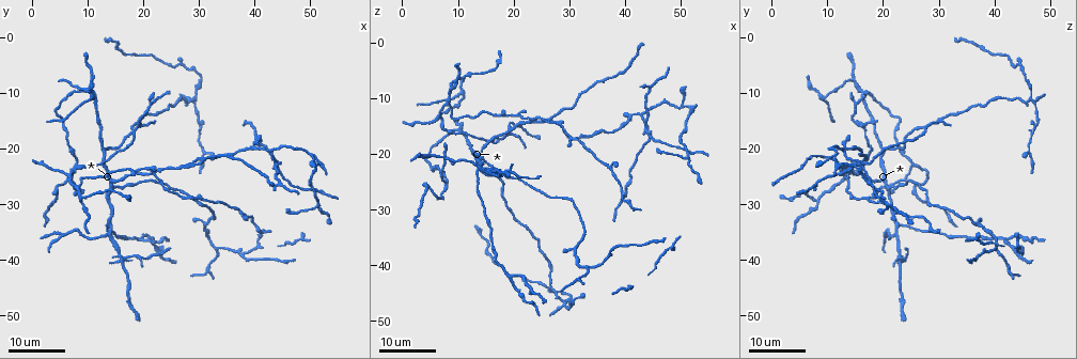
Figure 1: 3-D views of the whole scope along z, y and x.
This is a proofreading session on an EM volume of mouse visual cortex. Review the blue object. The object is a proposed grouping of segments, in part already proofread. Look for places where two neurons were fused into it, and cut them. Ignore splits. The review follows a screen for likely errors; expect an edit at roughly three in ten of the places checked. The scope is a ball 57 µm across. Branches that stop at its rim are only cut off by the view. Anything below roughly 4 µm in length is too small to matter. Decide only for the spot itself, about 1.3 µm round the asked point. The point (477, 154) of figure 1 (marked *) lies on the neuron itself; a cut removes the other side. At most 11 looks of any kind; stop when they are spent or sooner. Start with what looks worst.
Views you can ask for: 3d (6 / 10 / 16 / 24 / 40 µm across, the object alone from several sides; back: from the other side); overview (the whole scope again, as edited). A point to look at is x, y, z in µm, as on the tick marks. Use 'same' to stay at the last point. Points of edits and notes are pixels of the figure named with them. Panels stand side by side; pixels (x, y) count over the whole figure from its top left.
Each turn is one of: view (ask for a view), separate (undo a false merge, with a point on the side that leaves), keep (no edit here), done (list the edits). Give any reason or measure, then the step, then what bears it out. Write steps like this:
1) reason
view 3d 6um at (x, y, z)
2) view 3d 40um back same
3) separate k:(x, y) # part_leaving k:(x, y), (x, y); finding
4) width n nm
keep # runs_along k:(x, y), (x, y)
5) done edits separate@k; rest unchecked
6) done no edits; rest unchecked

four arms meet
view 3d 16um at (22.0, 24.0, 14.0)

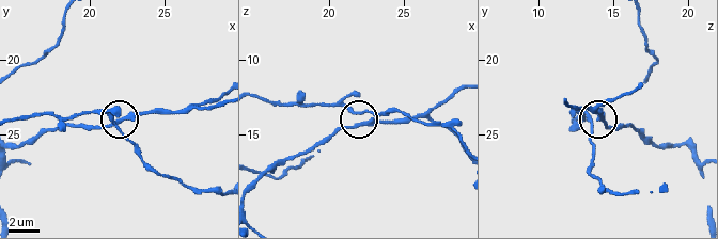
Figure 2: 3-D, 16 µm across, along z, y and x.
view 3d 6um at (22.2, 24.0, 14.2)

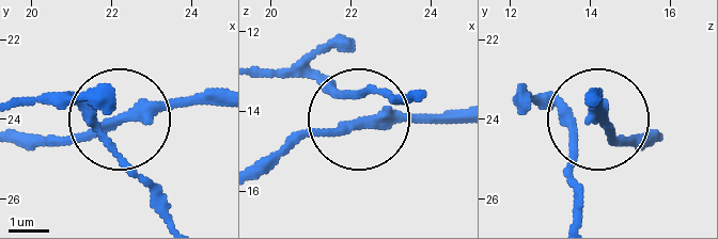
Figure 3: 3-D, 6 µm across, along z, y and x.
arms 4
keep # runs_along 3:(25, 137), (87, 137), (127, 116), (219, 107); all the same neuron

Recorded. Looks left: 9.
branch point
view 3d 16um at (8.0, 27.0, 11.0)

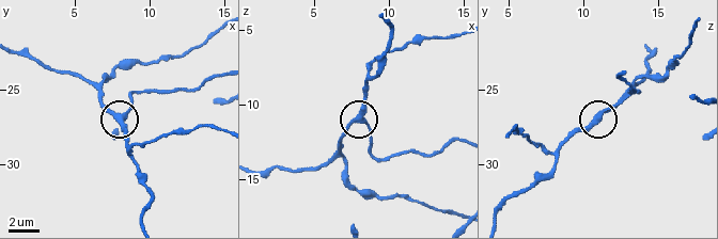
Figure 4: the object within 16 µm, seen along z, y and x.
view 3d 6um at (7.8, 27.2, 10.8)

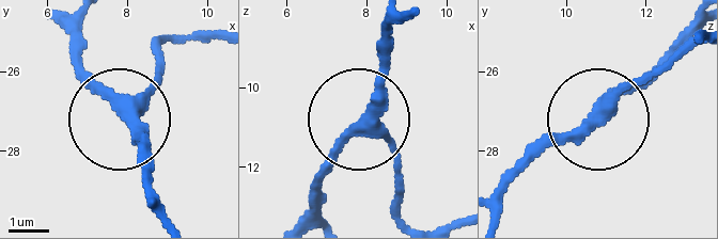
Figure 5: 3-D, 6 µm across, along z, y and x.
width 320 nm
keep # runs_along 5:(403, 219), (396, 158), (365, 117), (389, 18); continuous, no second neuron

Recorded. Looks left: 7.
three arms meet
view 3d 24um at (42.0, 20.0, 13.0)

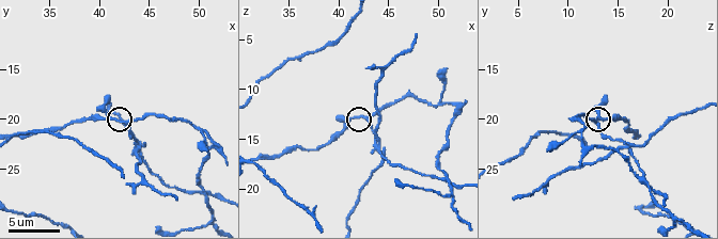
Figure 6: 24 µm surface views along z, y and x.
view 3d 10um at (42.2, 20.4, 12.6)

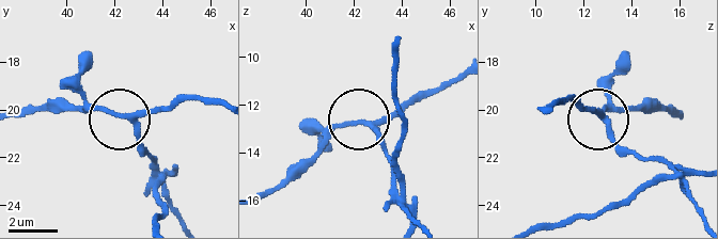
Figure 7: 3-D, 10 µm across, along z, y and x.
other side
view 3d 10um back at (42.2, 20.2, 12.7)

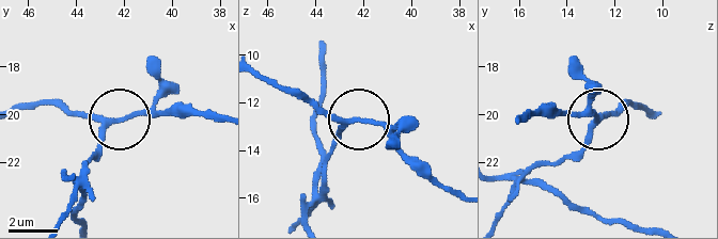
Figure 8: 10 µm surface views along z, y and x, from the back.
width 170 nm
keep # continuous, no second neuron

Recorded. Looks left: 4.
view 3d 16um at (13.5, 33.5, 23.0)

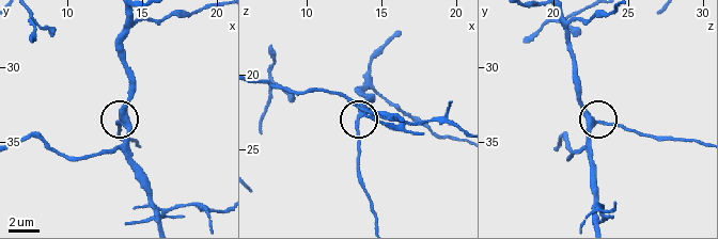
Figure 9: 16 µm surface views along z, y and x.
closer look
view 3d 6um at (13.6, 33.6, 22.8)

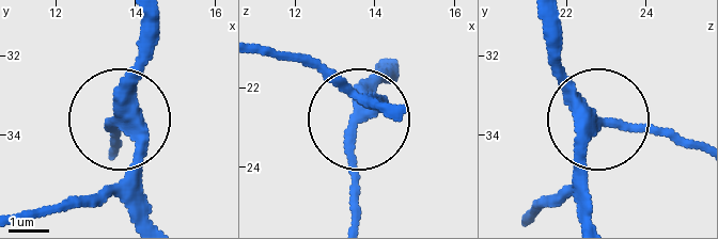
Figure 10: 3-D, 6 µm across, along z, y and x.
side_arm 19 um
keep # runs_along 10:(546, 19), (552, 70), (594, 122), (587, 220); continuous, no second neuron

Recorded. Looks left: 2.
view 3d 10um at (50.6, 27.8, 18.6)

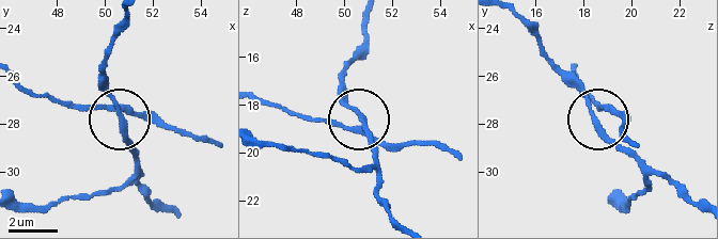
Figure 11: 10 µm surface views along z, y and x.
view 3d 10um back at (50.7, 28.0, 18.6)

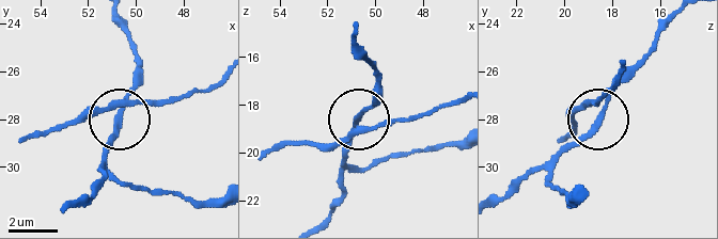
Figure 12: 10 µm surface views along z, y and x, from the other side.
arms 4
keep # runs_along 12:(220, 77), (116, 115), (135, 83), (135, 61); one neuron here

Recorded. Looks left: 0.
done no edits; rest unchecked

